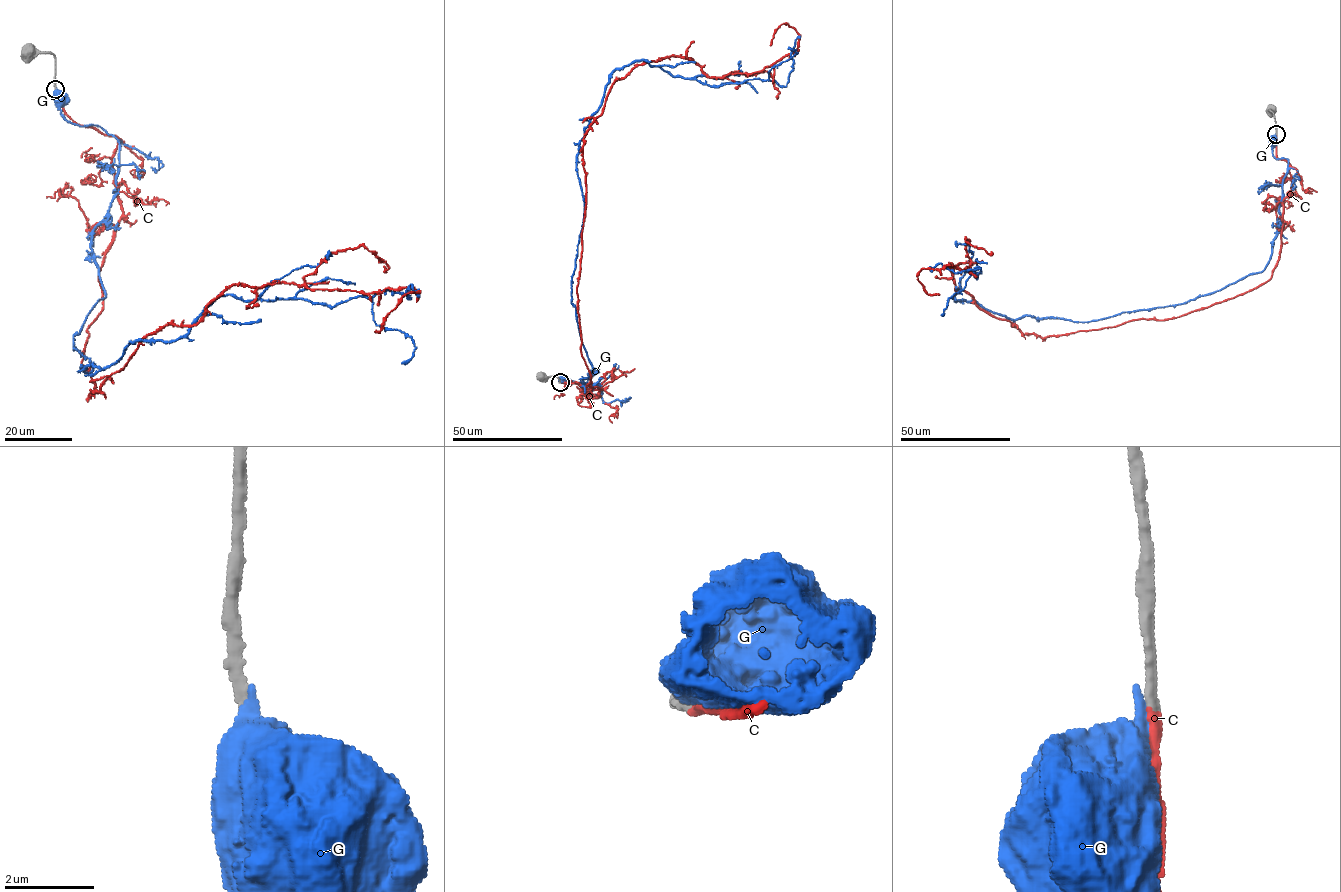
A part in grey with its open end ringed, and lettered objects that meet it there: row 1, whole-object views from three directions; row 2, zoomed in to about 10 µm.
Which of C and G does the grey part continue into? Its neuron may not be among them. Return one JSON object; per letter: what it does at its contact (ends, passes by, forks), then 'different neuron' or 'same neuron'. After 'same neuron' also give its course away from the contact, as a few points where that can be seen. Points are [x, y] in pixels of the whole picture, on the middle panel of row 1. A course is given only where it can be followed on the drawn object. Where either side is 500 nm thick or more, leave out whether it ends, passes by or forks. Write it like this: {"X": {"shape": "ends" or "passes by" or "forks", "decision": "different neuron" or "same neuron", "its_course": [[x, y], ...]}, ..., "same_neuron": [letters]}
{"C": {"shape": "ends", "decision": "same neuron", "its_course": [[560, 382], [603, 389], [577, 288], [613, 82], [672, 56], [762, 71], [800, 35], [770, 45]]}, "G": {"decision": "different neuron"}, "same_neuron": ["C"]}

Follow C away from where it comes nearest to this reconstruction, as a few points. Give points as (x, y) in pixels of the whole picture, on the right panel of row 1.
C: (1276, 134), (1291, 192), (1252, 289), (1040, 338), (955, 289), (950, 265), (971, 262), (919, 272), (939, 294)

